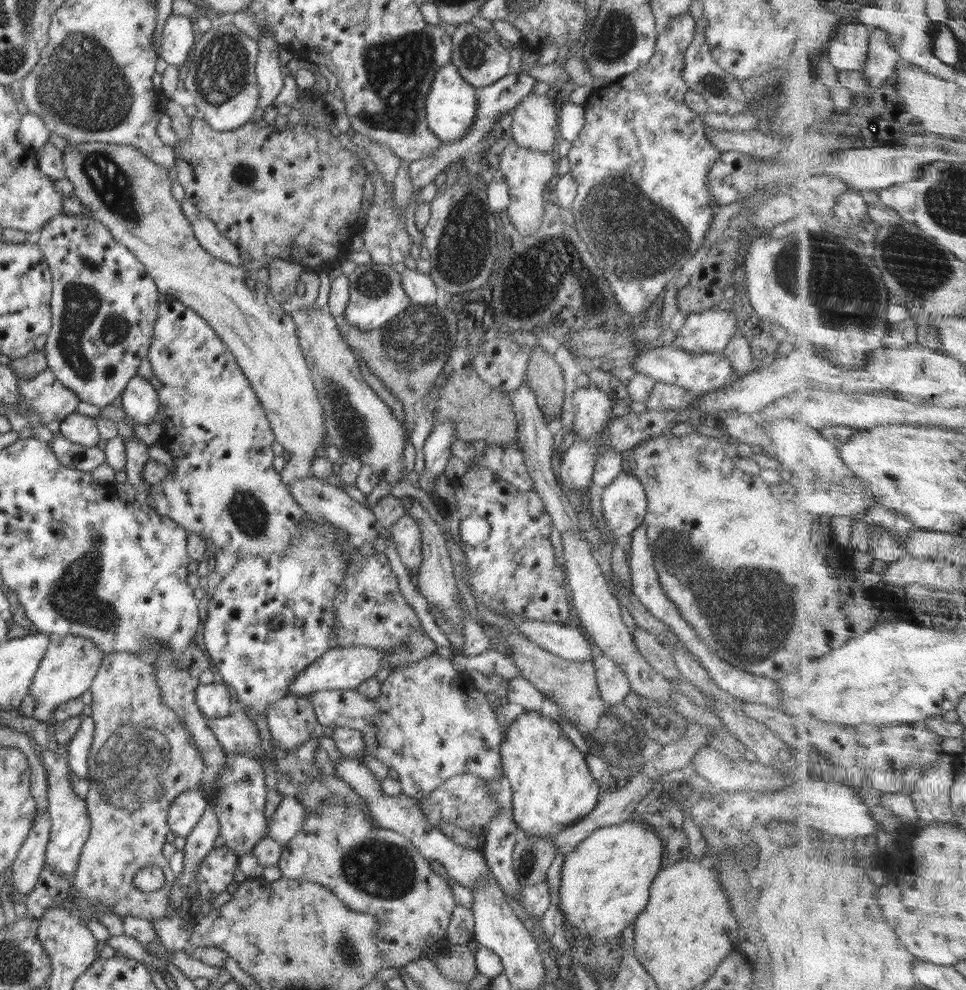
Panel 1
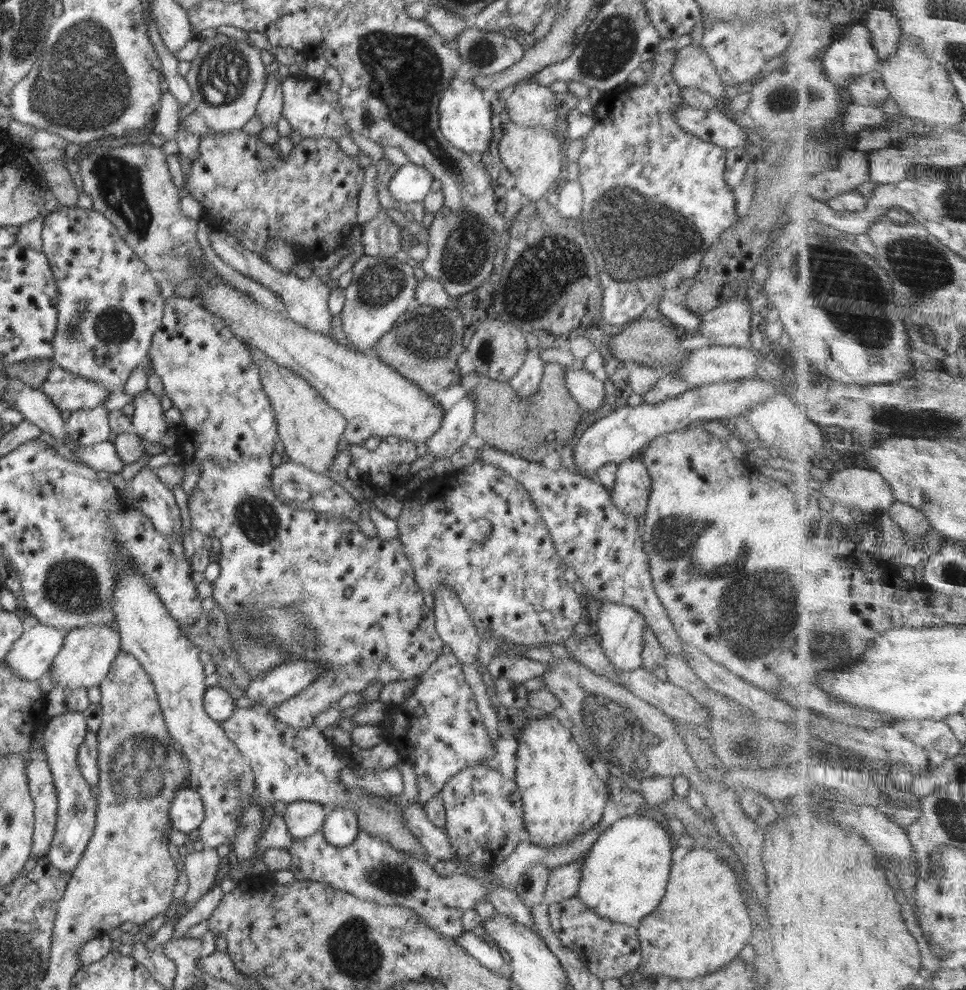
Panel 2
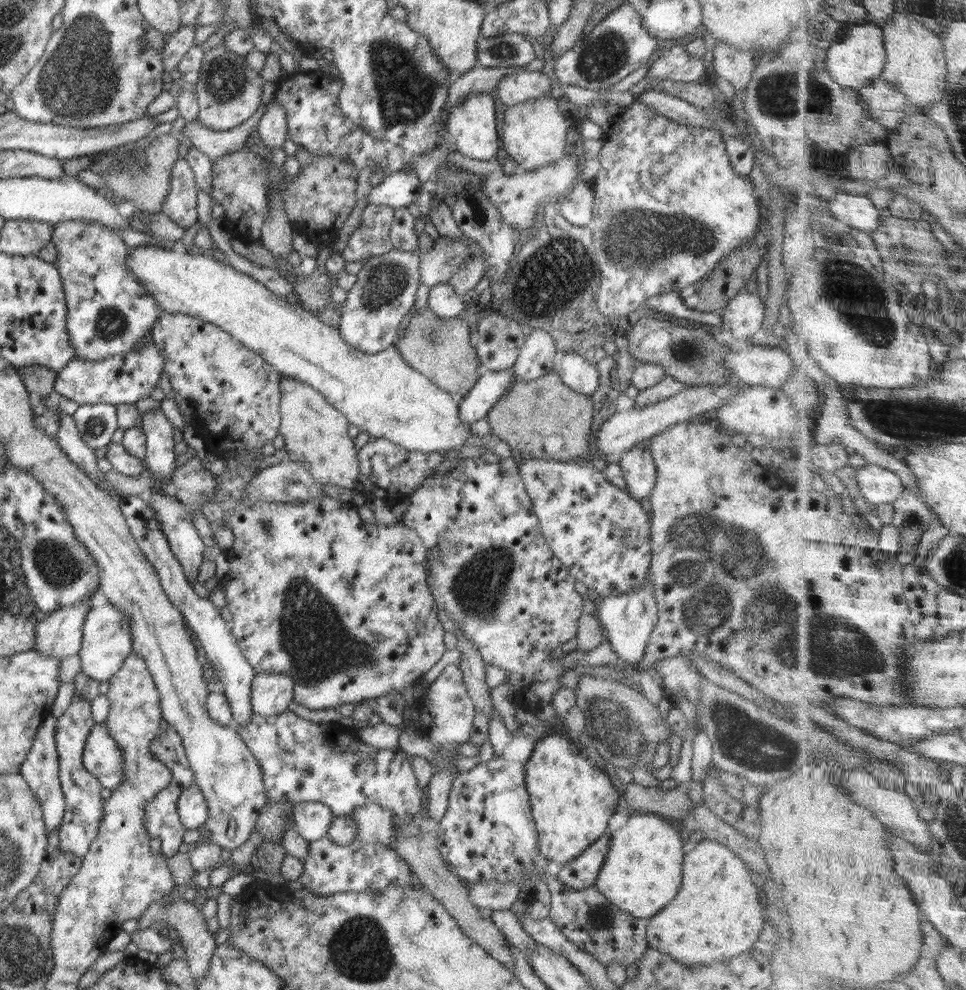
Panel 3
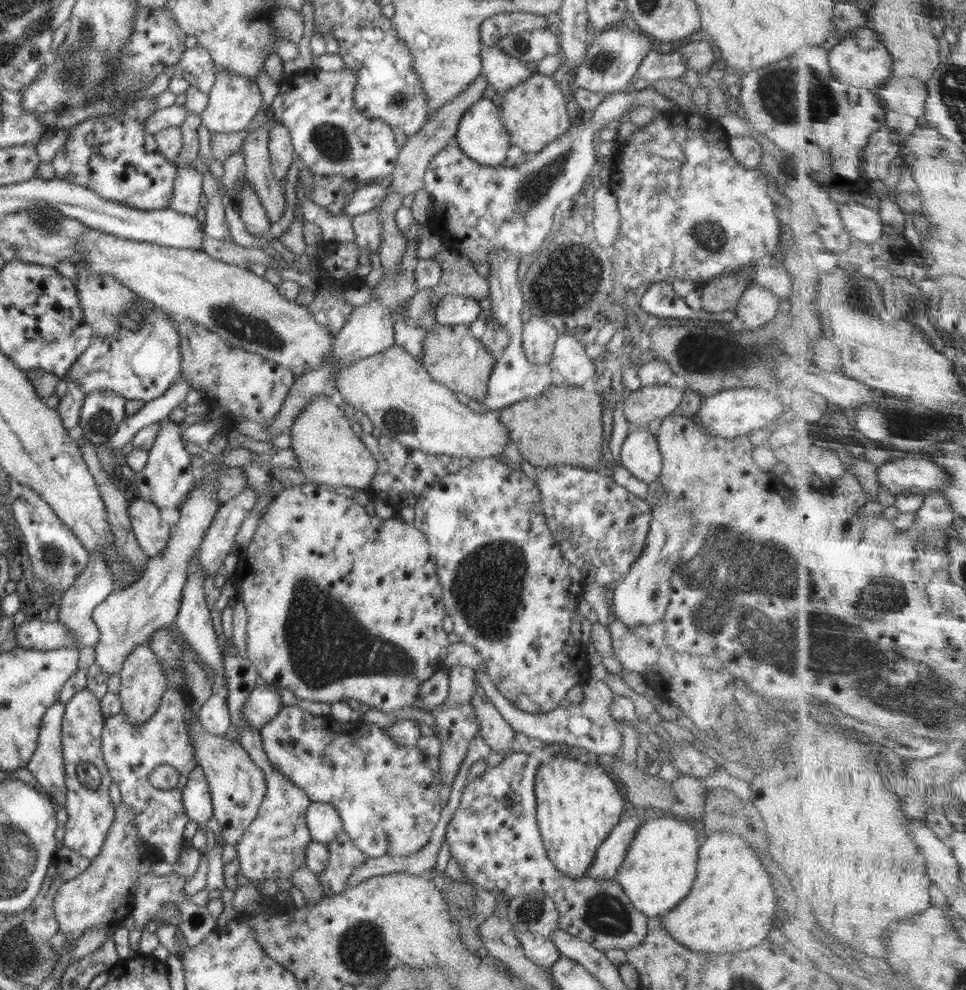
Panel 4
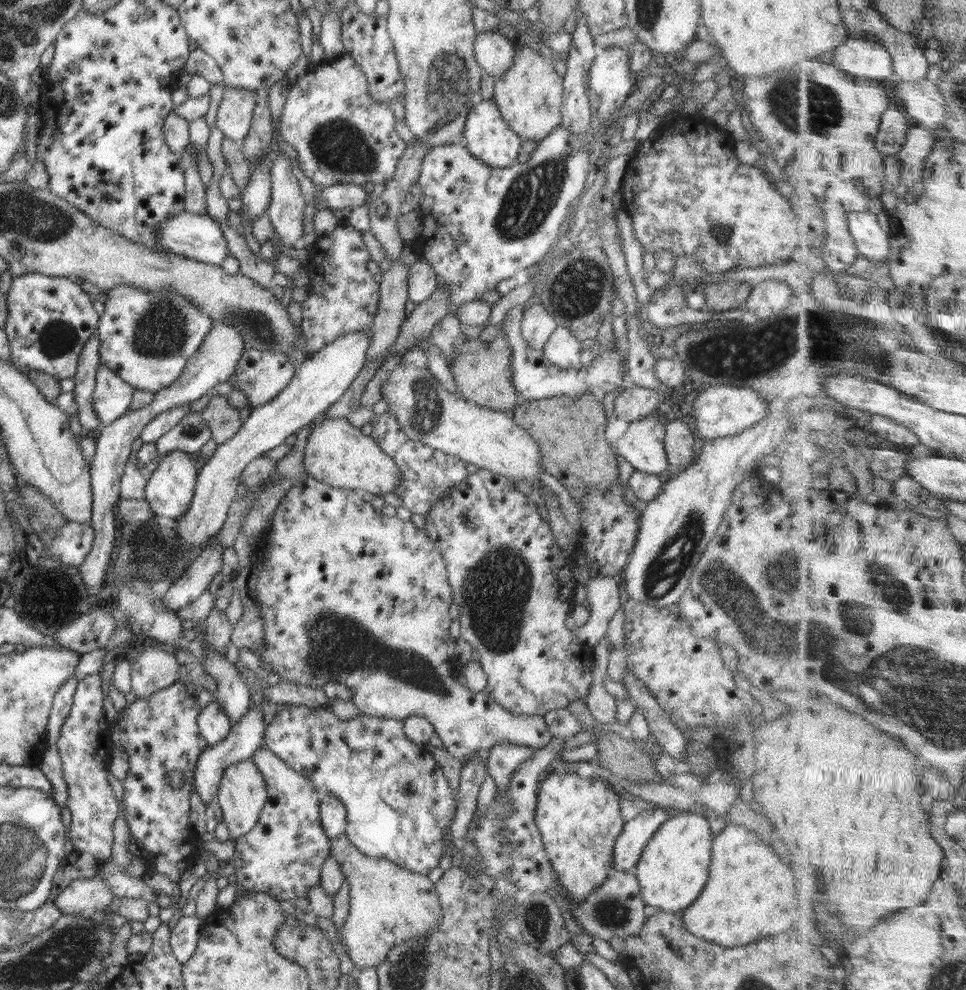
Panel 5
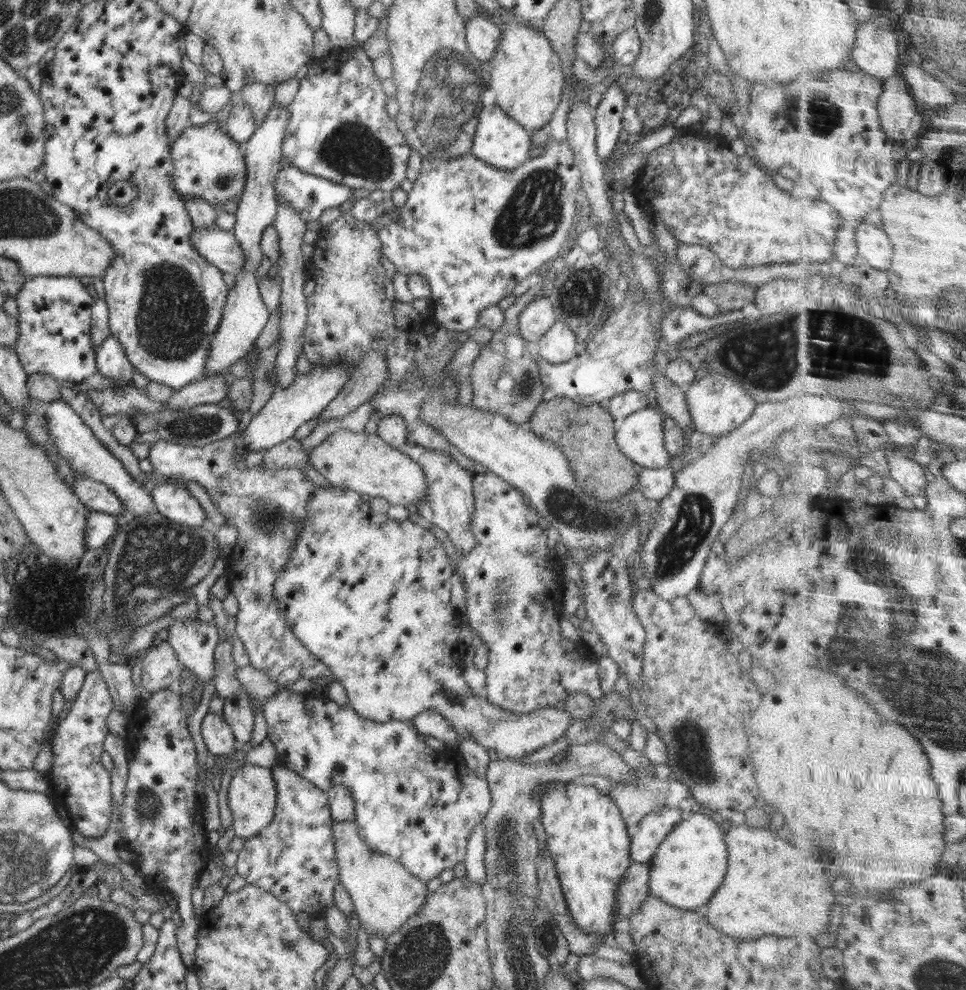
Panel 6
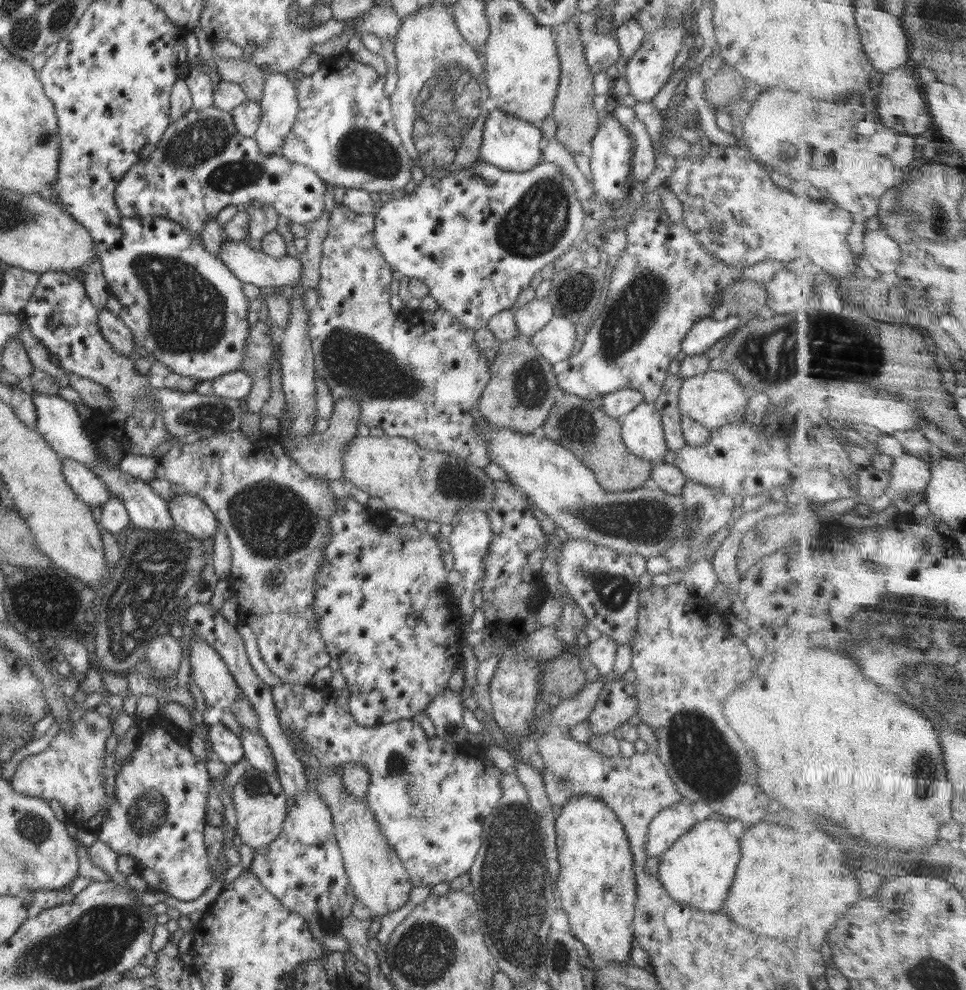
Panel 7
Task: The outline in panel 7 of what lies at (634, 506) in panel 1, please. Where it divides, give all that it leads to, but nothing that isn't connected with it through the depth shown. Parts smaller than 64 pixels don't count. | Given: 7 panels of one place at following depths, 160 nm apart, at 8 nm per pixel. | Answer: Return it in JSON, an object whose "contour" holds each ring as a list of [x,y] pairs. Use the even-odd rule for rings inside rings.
{"contour":[[[642,402],[622,418],[621,437],[632,454],[652,463],[663,462],[669,449],[655,403]]]}

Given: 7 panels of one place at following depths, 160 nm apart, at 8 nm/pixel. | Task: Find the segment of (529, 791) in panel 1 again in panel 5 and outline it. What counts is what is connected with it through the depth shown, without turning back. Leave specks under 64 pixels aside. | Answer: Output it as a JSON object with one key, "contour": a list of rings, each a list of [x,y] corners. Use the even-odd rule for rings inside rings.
{"contour":[[[566,772],[566,774],[550,774],[543,775],[542,784],[540,784],[540,790],[537,792],[537,805],[535,808],[535,825],[541,832],[541,839],[544,846],[547,859],[551,862],[553,871],[557,874],[557,879],[563,886],[563,889],[567,892],[575,903],[582,902],[590,893],[594,893],[600,886],[604,879],[608,876],[608,873],[613,868],[614,861],[614,844],[616,844],[616,837],[622,832],[624,819],[620,814],[620,797],[614,793],[611,786],[604,782],[604,780],[598,778],[582,778],[576,772]]]}

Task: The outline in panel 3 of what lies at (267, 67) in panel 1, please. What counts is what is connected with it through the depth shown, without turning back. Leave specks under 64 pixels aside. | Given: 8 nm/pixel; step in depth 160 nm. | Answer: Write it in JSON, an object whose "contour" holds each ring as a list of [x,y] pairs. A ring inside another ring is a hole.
{"contour":[[[272,100],[267,104],[262,118],[257,122],[260,143],[270,148],[282,148],[287,131],[287,118],[284,107]]]}

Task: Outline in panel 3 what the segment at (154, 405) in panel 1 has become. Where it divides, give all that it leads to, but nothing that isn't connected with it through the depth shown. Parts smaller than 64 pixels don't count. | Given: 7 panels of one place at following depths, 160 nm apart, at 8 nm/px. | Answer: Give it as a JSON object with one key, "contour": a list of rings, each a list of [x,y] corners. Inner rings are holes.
{"contour":[[[152,409],[142,415],[140,427],[146,437],[144,465],[154,478],[170,480],[176,465],[174,453],[173,424],[164,416],[161,409]]]}

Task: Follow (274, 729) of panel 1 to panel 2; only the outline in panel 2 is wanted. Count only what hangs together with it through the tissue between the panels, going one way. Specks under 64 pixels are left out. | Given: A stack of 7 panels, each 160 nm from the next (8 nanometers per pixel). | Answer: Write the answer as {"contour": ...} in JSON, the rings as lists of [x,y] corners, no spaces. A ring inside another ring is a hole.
{"contour":[[[177,295],[172,298],[166,298],[163,308],[163,319],[157,326],[152,344],[149,350],[149,359],[151,367],[155,374],[160,377],[163,384],[163,392],[170,398],[174,407],[182,412],[182,426],[192,434],[198,442],[198,450],[184,452],[183,456],[190,458],[200,466],[199,480],[188,501],[188,512],[193,528],[197,532],[202,532],[210,538],[219,538],[221,544],[218,564],[220,565],[220,574],[213,582],[213,600],[218,602],[218,606],[228,614],[244,615],[247,620],[247,626],[241,630],[247,637],[262,637],[267,645],[279,651],[284,649],[289,652],[291,660],[306,659],[316,661],[321,666],[319,677],[302,692],[286,702],[280,703],[278,708],[269,710],[272,717],[278,721],[292,727],[294,730],[308,729],[314,725],[314,719],[332,705],[340,700],[341,696],[350,693],[360,693],[366,689],[372,682],[392,682],[395,680],[408,680],[419,677],[440,655],[443,654],[442,647],[445,642],[438,636],[435,629],[435,616],[433,609],[424,604],[421,588],[418,586],[414,576],[414,569],[410,559],[404,552],[399,537],[394,537],[390,541],[382,541],[378,535],[367,537],[354,521],[342,519],[342,517],[328,517],[326,514],[320,514],[312,510],[300,510],[296,507],[284,504],[279,498],[276,498],[272,488],[271,476],[275,467],[272,466],[270,458],[274,452],[274,446],[279,440],[277,435],[277,422],[275,414],[267,394],[264,392],[258,365],[254,363],[246,343],[235,336],[232,329],[216,315],[204,310],[194,299],[181,298]]]}

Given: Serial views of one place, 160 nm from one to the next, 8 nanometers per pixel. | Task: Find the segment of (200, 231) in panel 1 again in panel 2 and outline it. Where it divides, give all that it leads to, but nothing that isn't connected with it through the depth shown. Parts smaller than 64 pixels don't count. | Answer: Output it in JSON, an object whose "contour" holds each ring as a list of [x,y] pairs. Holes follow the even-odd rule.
{"contour":[[[210,231],[210,243],[212,244],[214,253],[224,263],[234,268],[234,271],[242,274],[244,277],[255,280],[258,284],[268,288],[274,294],[278,293],[281,302],[284,304],[286,317],[290,321],[301,324],[304,328],[312,332],[321,332],[322,334],[332,336],[331,319],[333,315],[329,312],[328,305],[331,290],[328,285],[320,280],[320,277],[312,274],[307,280],[301,280],[294,273],[282,273],[272,267],[262,255],[258,255],[244,248],[234,236],[230,236],[230,234],[226,234],[224,231]]]}

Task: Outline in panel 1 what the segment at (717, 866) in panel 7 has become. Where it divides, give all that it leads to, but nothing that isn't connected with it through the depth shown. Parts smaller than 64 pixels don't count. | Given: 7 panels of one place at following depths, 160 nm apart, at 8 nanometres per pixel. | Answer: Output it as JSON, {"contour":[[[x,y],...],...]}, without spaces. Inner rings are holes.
{"contour":[[[636,817],[630,821],[624,821],[620,824],[613,824],[612,826],[605,826],[593,830],[582,842],[578,844],[578,848],[565,856],[564,862],[562,864],[561,878],[560,878],[560,887],[558,890],[559,896],[559,912],[563,914],[563,920],[567,922],[570,926],[575,928],[573,932],[573,938],[590,938],[589,942],[597,944],[597,942],[603,942],[603,940],[611,940],[611,938],[616,938],[620,936],[622,930],[628,927],[630,924],[633,924],[635,921],[636,915],[640,914],[641,910],[644,910],[644,907],[647,905],[649,894],[650,894],[650,885],[654,880],[656,874],[659,873],[659,870],[662,868],[661,861],[663,855],[663,842],[661,838],[655,833],[652,827],[649,827],[648,824],[642,821],[641,818]]]}

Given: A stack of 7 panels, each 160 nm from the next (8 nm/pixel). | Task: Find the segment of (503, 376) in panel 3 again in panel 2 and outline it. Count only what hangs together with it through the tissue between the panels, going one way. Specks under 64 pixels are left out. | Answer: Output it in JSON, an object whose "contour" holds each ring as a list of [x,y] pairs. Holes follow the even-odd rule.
{"contour":[[[469,395],[469,398],[456,396],[453,405],[445,410],[440,428],[427,438],[427,452],[436,458],[450,458],[456,454],[473,433],[476,407]]]}

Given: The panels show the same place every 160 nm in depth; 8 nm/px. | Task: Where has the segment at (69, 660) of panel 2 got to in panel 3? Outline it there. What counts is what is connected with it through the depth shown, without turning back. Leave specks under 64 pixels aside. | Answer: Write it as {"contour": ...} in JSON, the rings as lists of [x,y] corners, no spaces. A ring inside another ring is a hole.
{"contour":[[[98,593],[96,602],[87,612],[82,634],[82,646],[77,652],[81,660],[81,672],[99,682],[109,681],[112,675],[116,674],[116,671],[123,665],[124,659],[133,652],[127,616],[114,604],[110,604],[101,593]]]}

